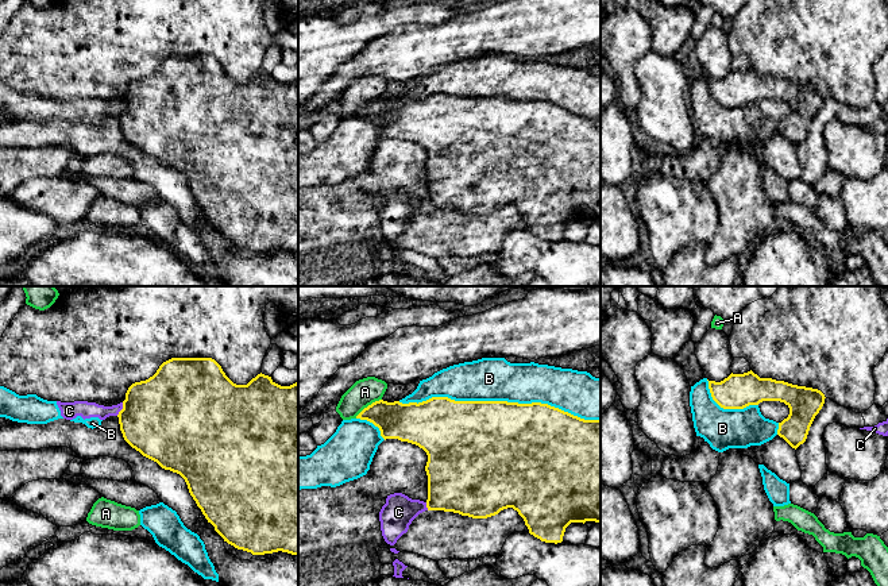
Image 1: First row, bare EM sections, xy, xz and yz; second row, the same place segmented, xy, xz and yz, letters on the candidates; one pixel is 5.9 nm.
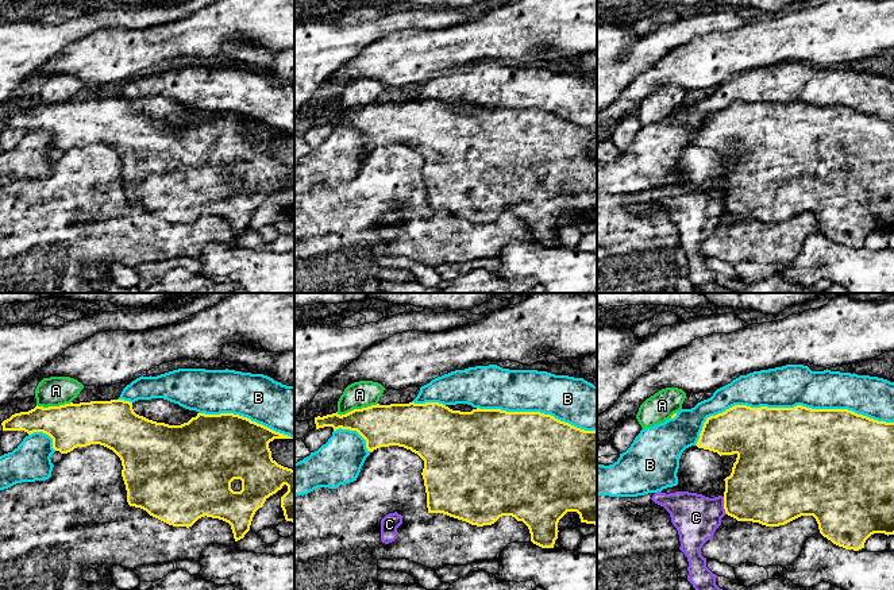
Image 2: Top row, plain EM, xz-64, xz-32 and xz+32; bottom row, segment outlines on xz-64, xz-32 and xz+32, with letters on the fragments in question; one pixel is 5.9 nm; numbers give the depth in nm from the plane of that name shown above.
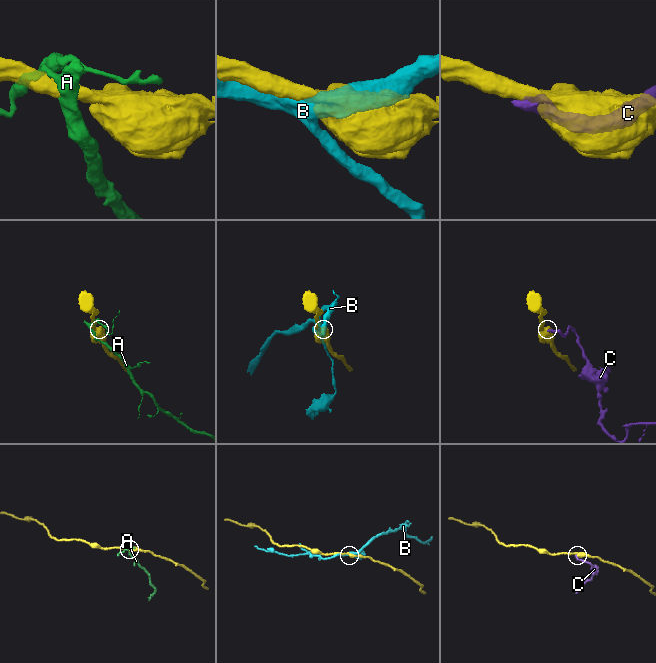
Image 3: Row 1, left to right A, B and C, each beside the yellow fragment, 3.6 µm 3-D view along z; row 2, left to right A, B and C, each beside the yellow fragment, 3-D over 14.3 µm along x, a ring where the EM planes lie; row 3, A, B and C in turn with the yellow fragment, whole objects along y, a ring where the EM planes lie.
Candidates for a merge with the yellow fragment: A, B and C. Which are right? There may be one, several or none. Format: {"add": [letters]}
{"add": []}

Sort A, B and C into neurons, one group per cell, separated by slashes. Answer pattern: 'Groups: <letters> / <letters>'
Groups: A / B C

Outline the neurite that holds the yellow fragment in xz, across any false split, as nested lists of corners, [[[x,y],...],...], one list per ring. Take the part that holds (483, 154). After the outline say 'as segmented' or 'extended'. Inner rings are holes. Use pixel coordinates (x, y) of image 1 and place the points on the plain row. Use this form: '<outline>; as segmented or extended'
[[[432,95],[422,100],[402,101],[399,99],[375,99],[364,105],[356,116],[367,117],[379,126],[381,134],[398,136],[422,146],[428,153],[425,169],[428,173],[428,208],[453,209],[472,216],[487,216],[501,208],[513,205],[524,216],[529,231],[545,240],[561,240],[565,225],[571,220],[601,220],[601,117],[584,117],[548,101],[518,101],[507,99],[455,99],[448,95]]]; as segmented

